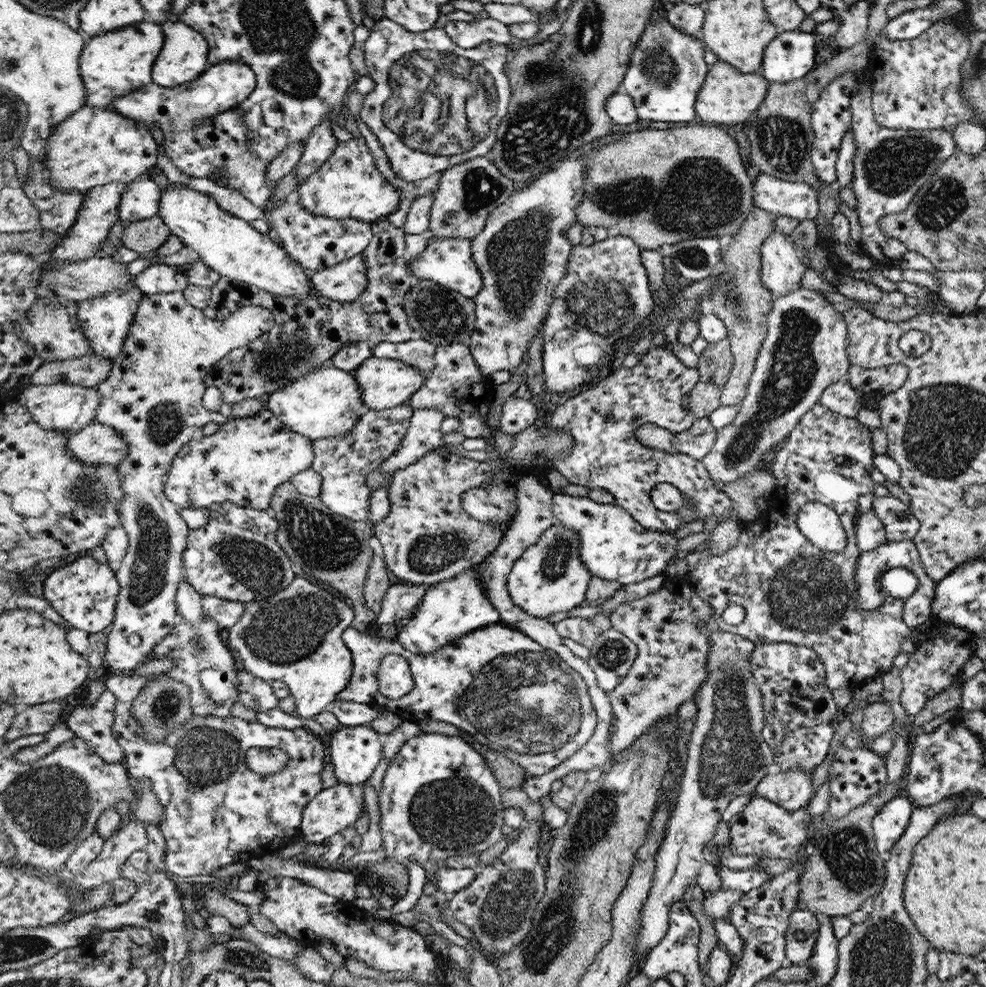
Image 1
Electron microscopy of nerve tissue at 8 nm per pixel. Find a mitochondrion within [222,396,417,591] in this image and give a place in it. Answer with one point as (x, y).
(327, 545)

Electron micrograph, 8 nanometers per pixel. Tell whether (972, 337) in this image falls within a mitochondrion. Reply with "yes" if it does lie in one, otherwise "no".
no

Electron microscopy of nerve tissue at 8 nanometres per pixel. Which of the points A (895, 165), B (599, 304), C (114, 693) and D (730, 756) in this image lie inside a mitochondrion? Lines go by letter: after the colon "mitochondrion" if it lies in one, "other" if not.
A: mitochondrion
B: mitochondrion
C: other
D: mitochondrion

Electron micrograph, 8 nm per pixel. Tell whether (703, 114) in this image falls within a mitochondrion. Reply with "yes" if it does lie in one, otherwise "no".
no

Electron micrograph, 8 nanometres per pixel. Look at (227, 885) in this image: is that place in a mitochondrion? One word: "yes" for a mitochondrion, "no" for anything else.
no

